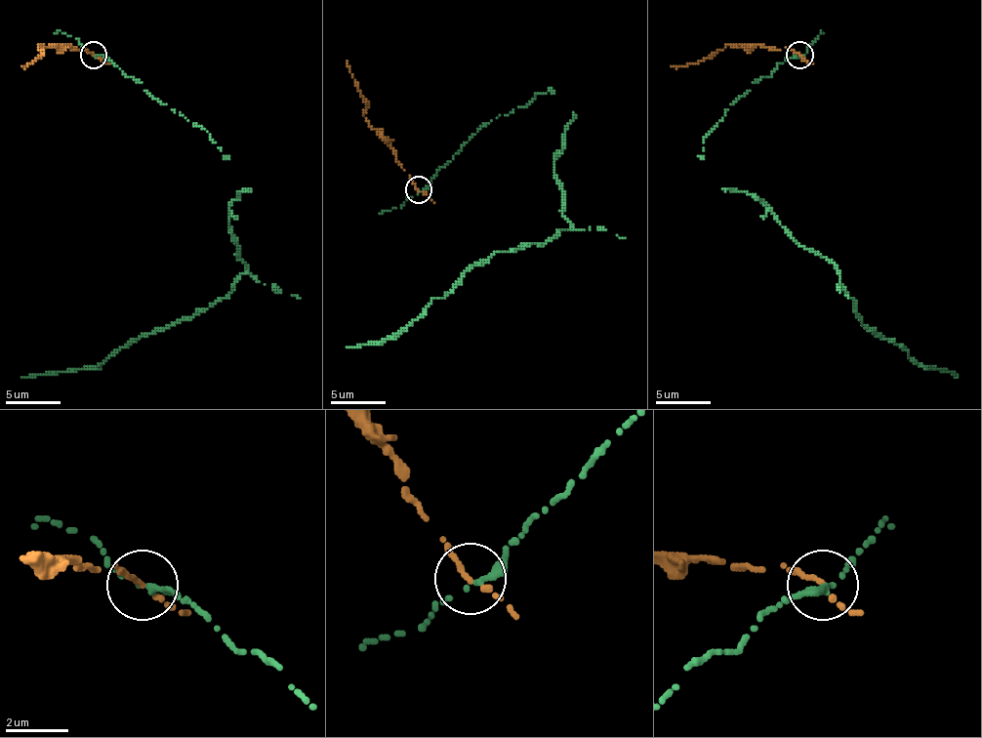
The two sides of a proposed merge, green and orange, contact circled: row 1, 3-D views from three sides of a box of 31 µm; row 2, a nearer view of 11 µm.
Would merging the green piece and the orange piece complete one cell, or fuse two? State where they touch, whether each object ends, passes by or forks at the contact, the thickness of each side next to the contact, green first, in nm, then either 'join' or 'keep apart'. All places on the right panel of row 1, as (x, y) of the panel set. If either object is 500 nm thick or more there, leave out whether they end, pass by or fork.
place (799, 55); green ends; orange passes by; calibres 220 and 160 nm; keep apart

